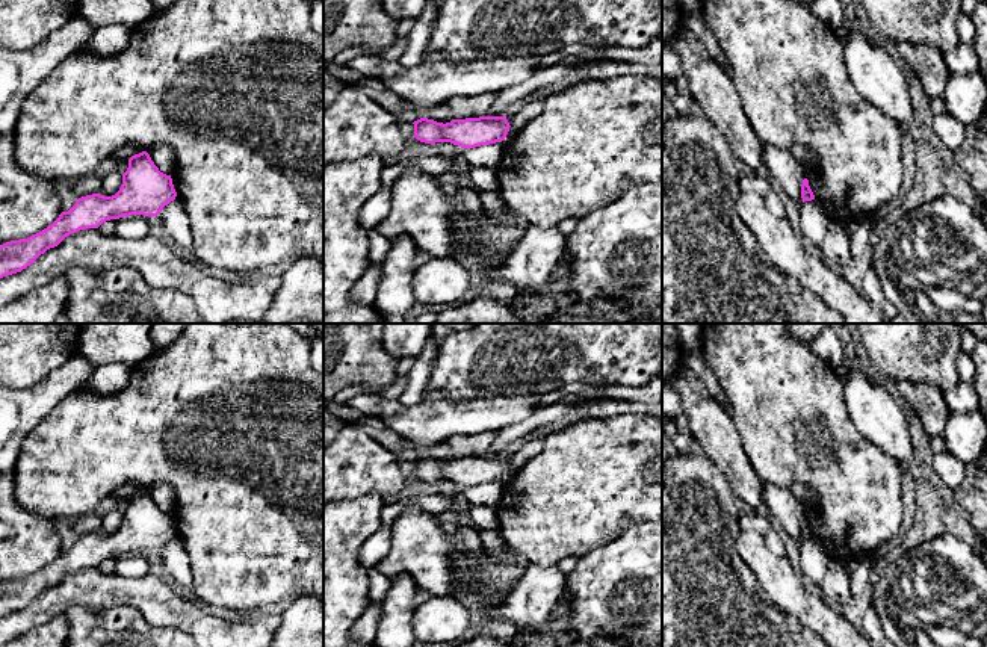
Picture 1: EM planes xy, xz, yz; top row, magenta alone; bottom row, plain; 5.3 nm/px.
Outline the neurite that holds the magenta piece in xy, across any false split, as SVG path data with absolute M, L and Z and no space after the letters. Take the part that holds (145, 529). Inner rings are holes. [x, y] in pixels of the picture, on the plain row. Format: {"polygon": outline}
{"polygon": "M147 490L135 493L115 534L82 535L42 570L0 584L0 617L21 611L73 571L130 553L157 555L175 535L171 514L160 511Z"}

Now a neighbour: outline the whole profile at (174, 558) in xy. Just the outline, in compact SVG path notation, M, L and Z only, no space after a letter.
M175 538L171 540L157 553L157 558L162 561L168 579L180 588L186 597L196 599L190 562L183 543Z

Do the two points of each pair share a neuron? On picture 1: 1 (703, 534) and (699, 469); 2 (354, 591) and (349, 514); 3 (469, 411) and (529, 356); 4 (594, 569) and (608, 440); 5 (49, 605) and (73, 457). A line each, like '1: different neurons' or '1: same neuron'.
1: same neuron
2: same neuron
3: different neurons
4: different neurons
5: different neurons

